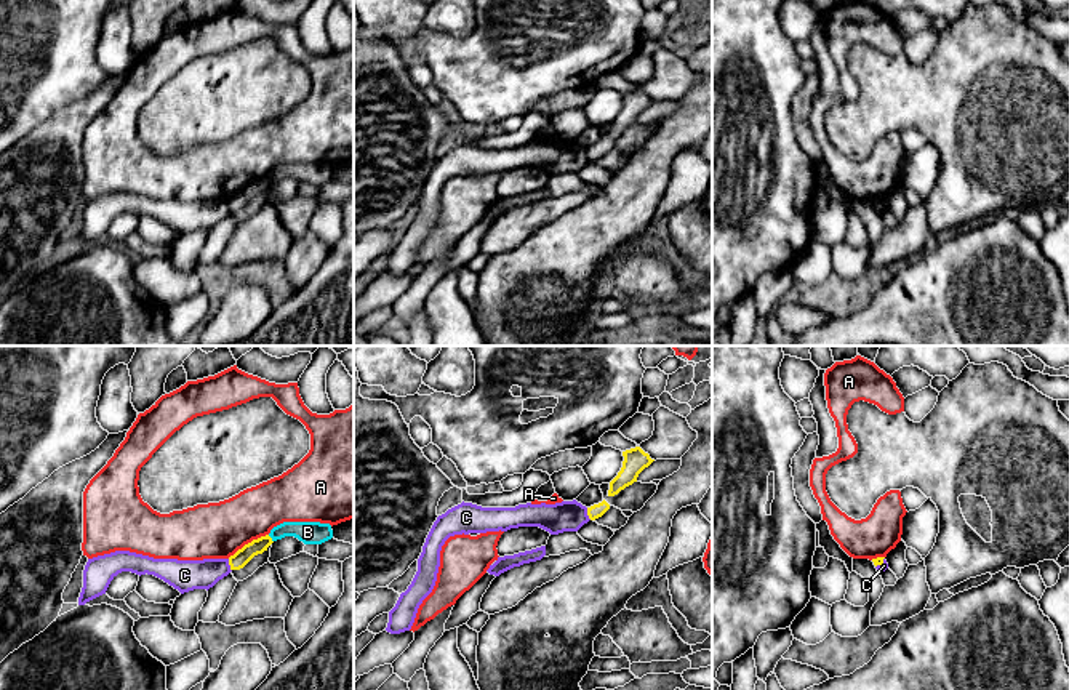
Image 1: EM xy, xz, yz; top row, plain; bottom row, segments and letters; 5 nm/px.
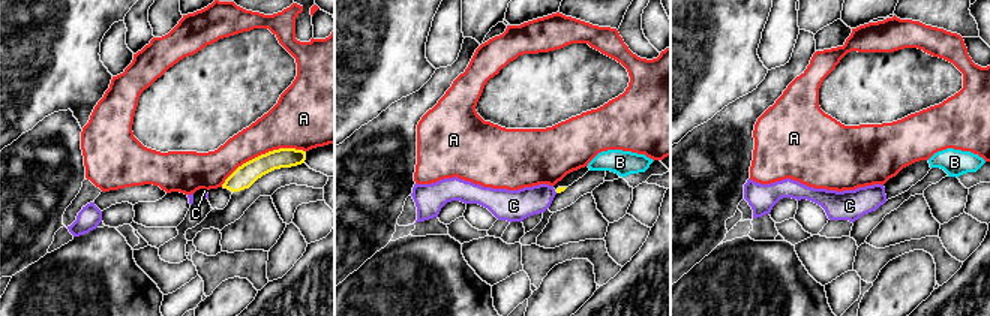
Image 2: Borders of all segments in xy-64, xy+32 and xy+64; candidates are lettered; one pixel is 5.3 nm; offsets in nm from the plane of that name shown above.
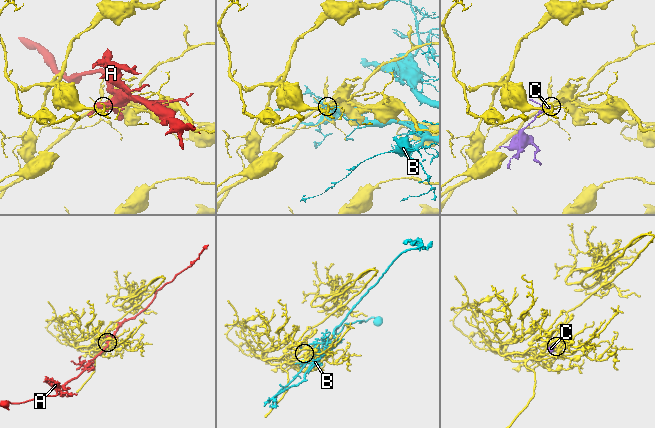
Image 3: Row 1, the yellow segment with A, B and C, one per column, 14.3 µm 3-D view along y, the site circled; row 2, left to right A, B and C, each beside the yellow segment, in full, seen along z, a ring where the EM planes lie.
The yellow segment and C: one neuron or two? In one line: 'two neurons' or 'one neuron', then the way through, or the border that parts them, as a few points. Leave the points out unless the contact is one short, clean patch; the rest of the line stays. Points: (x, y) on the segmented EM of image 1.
two neurons; border xz (586, 508), (586, 514), (591, 519)

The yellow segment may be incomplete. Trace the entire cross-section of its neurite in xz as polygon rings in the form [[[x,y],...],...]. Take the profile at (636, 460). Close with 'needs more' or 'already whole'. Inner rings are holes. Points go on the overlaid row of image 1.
[[[640,447],[623,451],[623,456],[623,467],[610,482],[608,496],[618,495],[621,490],[637,482],[639,474],[655,461]]]; already whole

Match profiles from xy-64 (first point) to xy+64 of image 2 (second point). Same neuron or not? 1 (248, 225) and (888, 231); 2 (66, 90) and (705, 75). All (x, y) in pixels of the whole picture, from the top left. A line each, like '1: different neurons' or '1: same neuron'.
1: same neuron
2: same neuron

